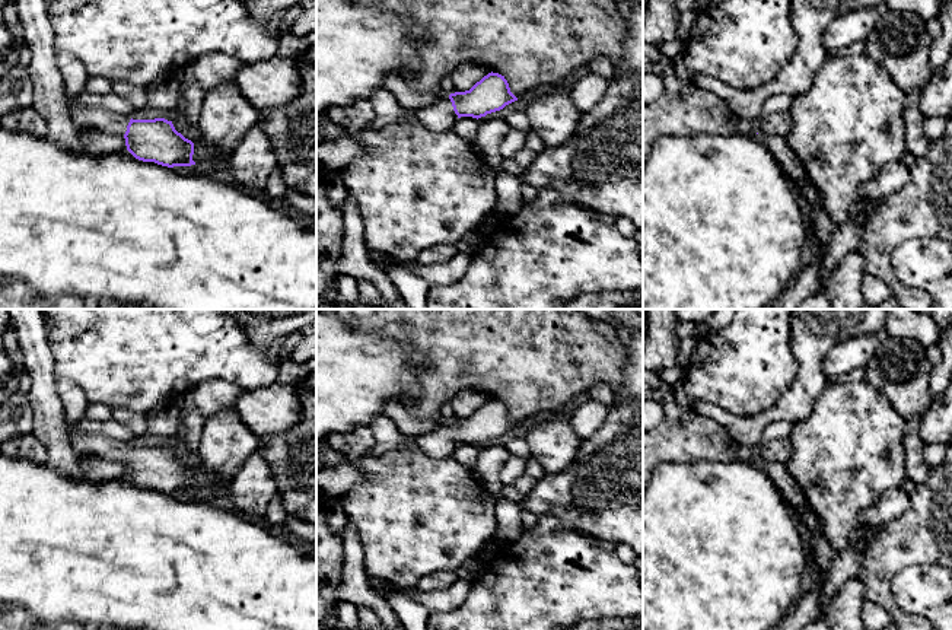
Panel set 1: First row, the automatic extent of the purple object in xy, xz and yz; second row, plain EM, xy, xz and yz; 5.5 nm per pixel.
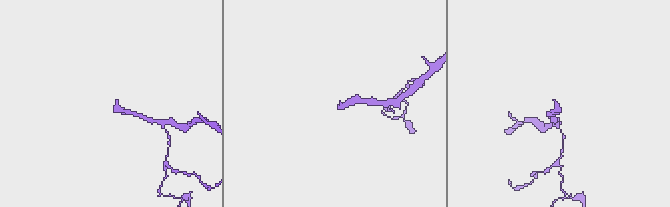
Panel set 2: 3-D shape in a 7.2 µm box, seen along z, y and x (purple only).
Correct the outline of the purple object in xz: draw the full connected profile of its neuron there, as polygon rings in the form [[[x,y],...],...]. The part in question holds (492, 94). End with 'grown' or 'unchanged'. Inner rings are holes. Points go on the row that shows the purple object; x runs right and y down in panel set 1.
[[[488,73],[469,90],[439,96],[423,108],[402,108],[399,121],[418,124],[433,131],[449,131],[461,117],[481,118],[518,101],[504,76]]] | grown

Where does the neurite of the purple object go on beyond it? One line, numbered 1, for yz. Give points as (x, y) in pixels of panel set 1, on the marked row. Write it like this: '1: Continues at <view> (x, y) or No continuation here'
1: No continuation here

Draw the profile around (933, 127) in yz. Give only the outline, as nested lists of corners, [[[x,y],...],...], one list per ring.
[[[924,117],[923,130],[929,141],[937,141],[943,139],[946,130],[946,118],[942,117]]]

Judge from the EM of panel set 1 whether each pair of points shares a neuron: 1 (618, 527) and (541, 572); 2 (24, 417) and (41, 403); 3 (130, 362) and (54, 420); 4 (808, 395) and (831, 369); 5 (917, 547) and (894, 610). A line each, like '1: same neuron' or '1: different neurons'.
1: different neurons
2: different neurons
3: different neurons
4: different neurons
5: same neuron

